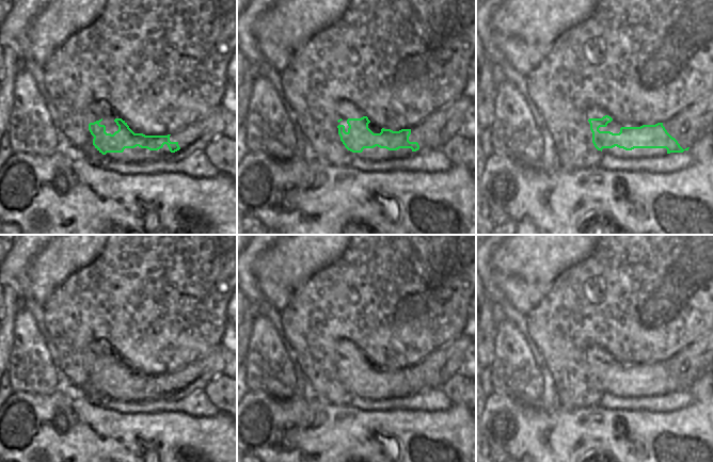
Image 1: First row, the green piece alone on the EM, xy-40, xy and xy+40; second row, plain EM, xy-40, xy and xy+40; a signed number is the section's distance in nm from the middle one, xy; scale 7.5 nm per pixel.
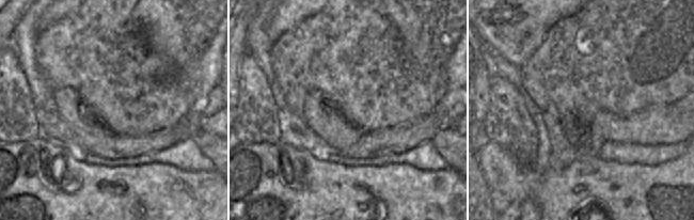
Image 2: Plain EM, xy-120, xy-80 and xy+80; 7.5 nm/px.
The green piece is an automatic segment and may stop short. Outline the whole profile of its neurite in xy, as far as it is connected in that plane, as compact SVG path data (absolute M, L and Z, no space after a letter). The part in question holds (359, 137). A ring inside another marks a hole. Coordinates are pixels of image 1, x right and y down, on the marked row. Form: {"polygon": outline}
{"polygon": "M367 116L361 118L348 118L348 131L345 131L344 125L338 125L338 134L345 147L352 153L362 153L364 148L386 148L397 150L399 148L411 148L412 152L419 149L417 142L410 142L411 129L401 129L393 131L391 129L381 129L380 133L374 133L368 124Z"}

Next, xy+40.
{"polygon": "M608 115L603 116L602 118L589 118L590 130L592 132L592 143L598 150L603 148L613 148L615 146L623 148L625 150L632 150L634 148L666 148L667 154L670 153L683 153L688 150L690 147L683 149L678 141L672 138L663 123L657 123L655 125L643 125L640 127L621 127L619 133L613 133L611 131L600 131L600 127L606 127L613 118Z"}

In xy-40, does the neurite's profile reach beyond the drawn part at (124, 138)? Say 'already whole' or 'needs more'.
already whole

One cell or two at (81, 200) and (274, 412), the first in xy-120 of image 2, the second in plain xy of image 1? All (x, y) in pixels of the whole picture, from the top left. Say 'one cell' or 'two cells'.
one cell

